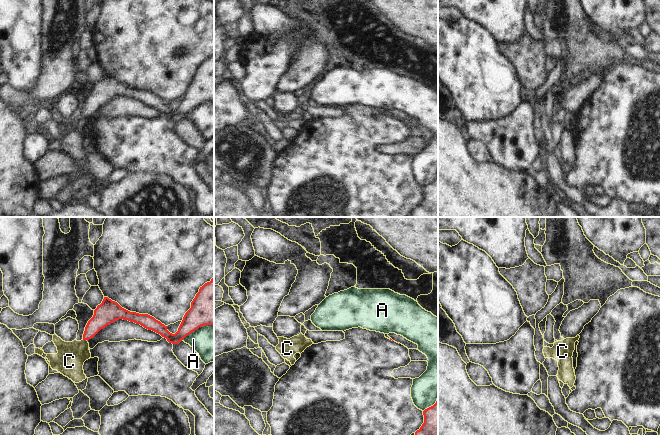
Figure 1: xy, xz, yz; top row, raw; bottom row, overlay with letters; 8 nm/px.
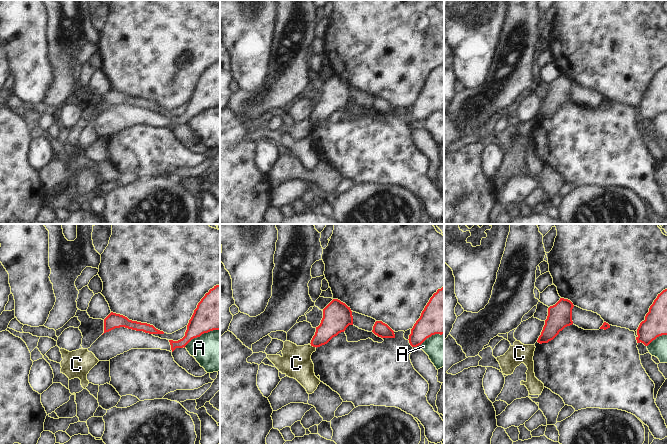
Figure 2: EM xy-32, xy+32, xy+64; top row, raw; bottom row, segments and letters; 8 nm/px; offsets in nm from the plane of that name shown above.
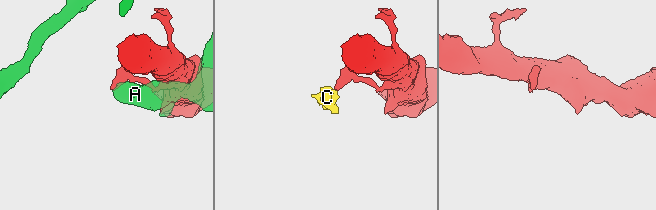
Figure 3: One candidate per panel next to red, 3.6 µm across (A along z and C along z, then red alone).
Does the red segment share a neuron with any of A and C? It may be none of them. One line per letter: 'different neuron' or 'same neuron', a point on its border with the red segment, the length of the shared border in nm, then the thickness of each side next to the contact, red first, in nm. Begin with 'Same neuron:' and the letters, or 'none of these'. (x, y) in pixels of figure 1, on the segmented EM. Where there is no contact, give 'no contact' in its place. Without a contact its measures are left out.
Same neuron: none of these
A: different neuron; meets red in xy at (197, 328); contact 300 nm long; 320 nm thick on the red side, 300 nm on the other
C: different neuron; meets red in xy at (85, 339); contact 40 nm long; 160 nm thick on the red side, 240 nm on the other

